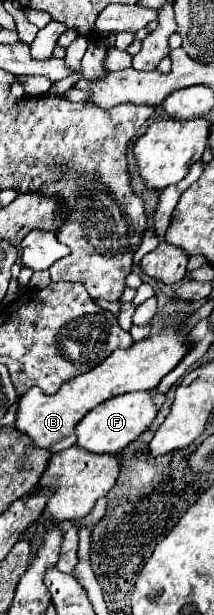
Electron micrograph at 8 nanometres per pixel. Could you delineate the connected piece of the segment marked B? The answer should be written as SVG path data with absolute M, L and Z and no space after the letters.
M182 316L178 320L172 320L168 326L164 326L158 334L144 338L140 342L134 342L128 350L120 348L114 350L106 362L96 366L96 370L90 370L88 374L80 374L64 386L56 394L44 394L40 388L30 388L28 394L20 398L18 408L18 420L16 428L32 438L32 442L40 448L48 448L52 452L66 450L76 444L74 428L76 424L98 404L128 392L138 390L152 390L160 384L160 380L172 372L180 360L190 352L190 336L188 332L182 332L182 326L186 324L188 316Z

